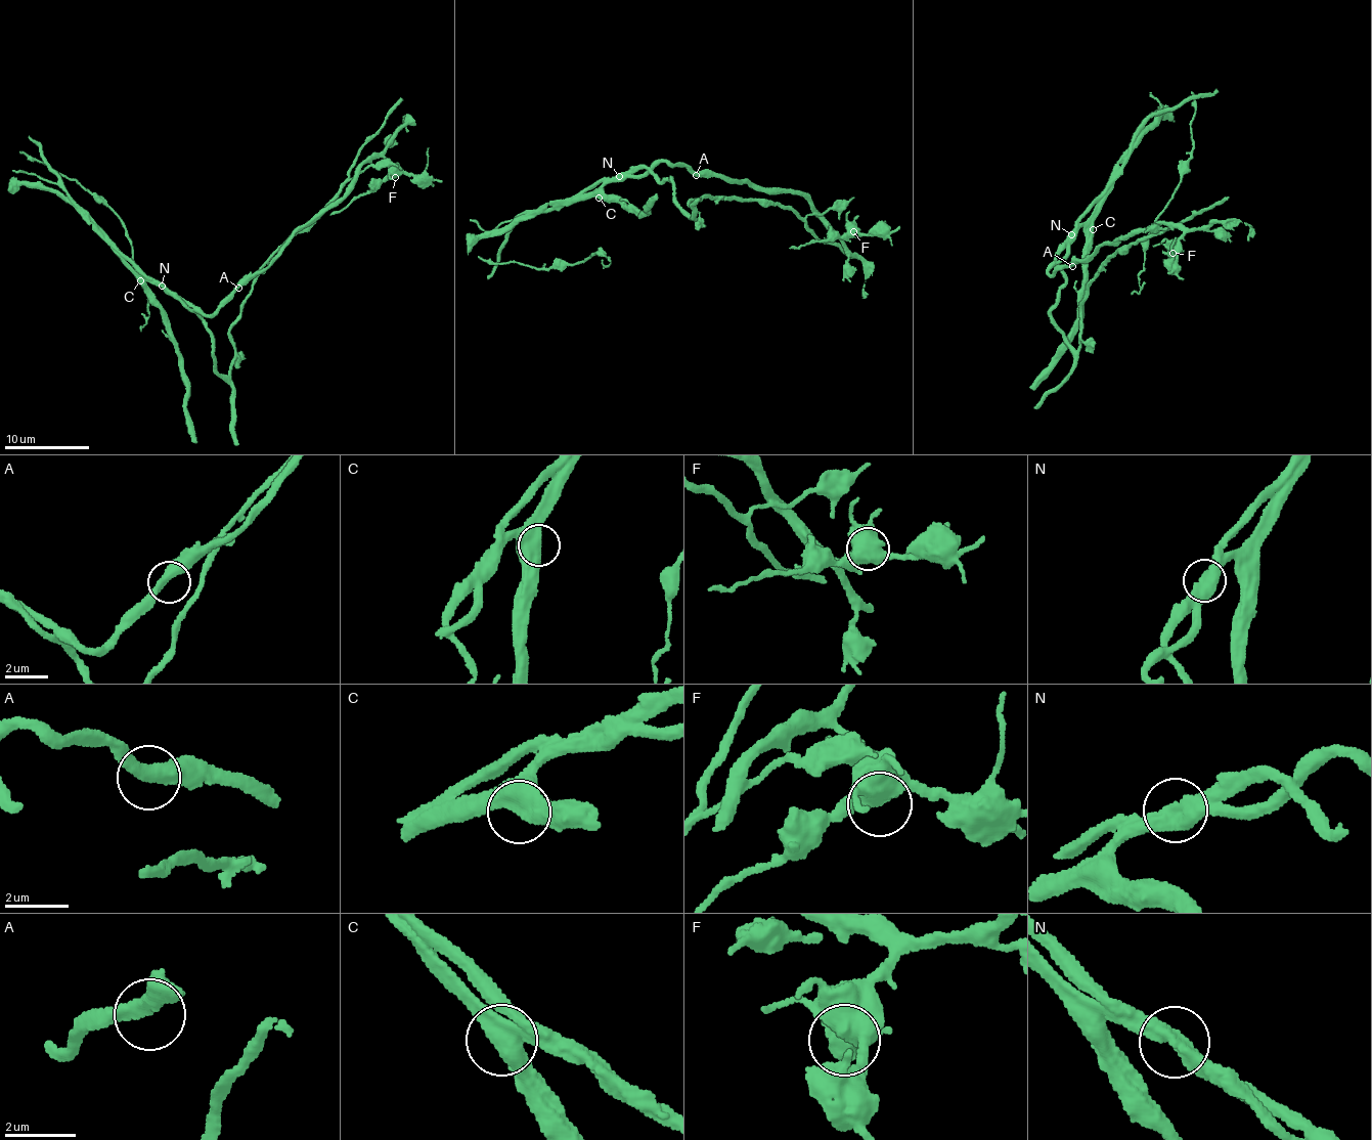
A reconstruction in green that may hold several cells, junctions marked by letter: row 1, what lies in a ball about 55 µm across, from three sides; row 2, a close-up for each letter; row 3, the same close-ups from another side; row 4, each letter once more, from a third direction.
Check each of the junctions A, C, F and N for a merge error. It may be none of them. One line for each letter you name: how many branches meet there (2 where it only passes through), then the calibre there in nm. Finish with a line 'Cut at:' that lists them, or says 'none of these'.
N: 2 | 500 nm
Cut at: N

